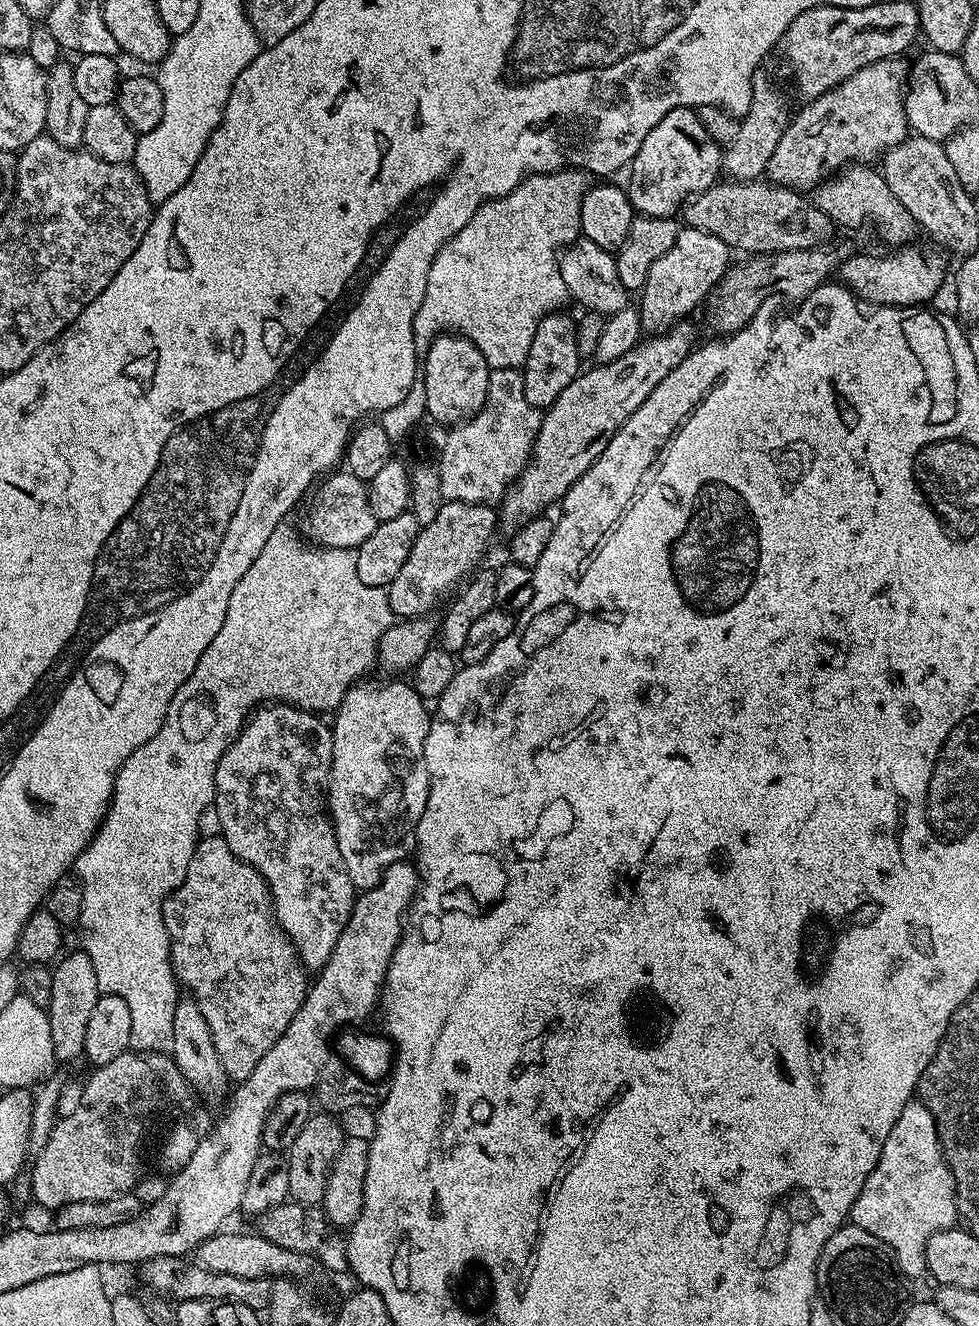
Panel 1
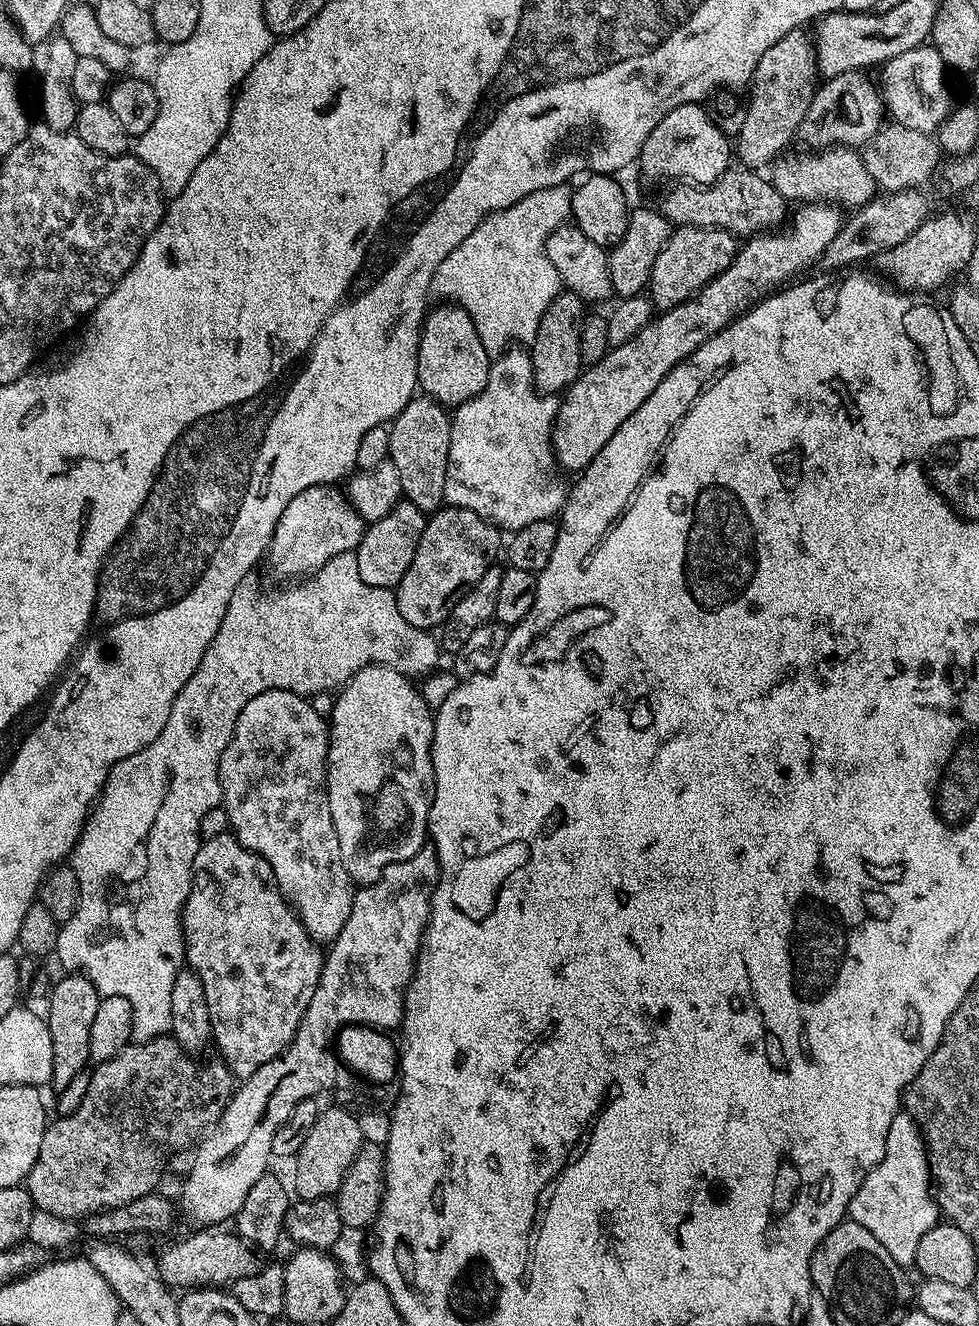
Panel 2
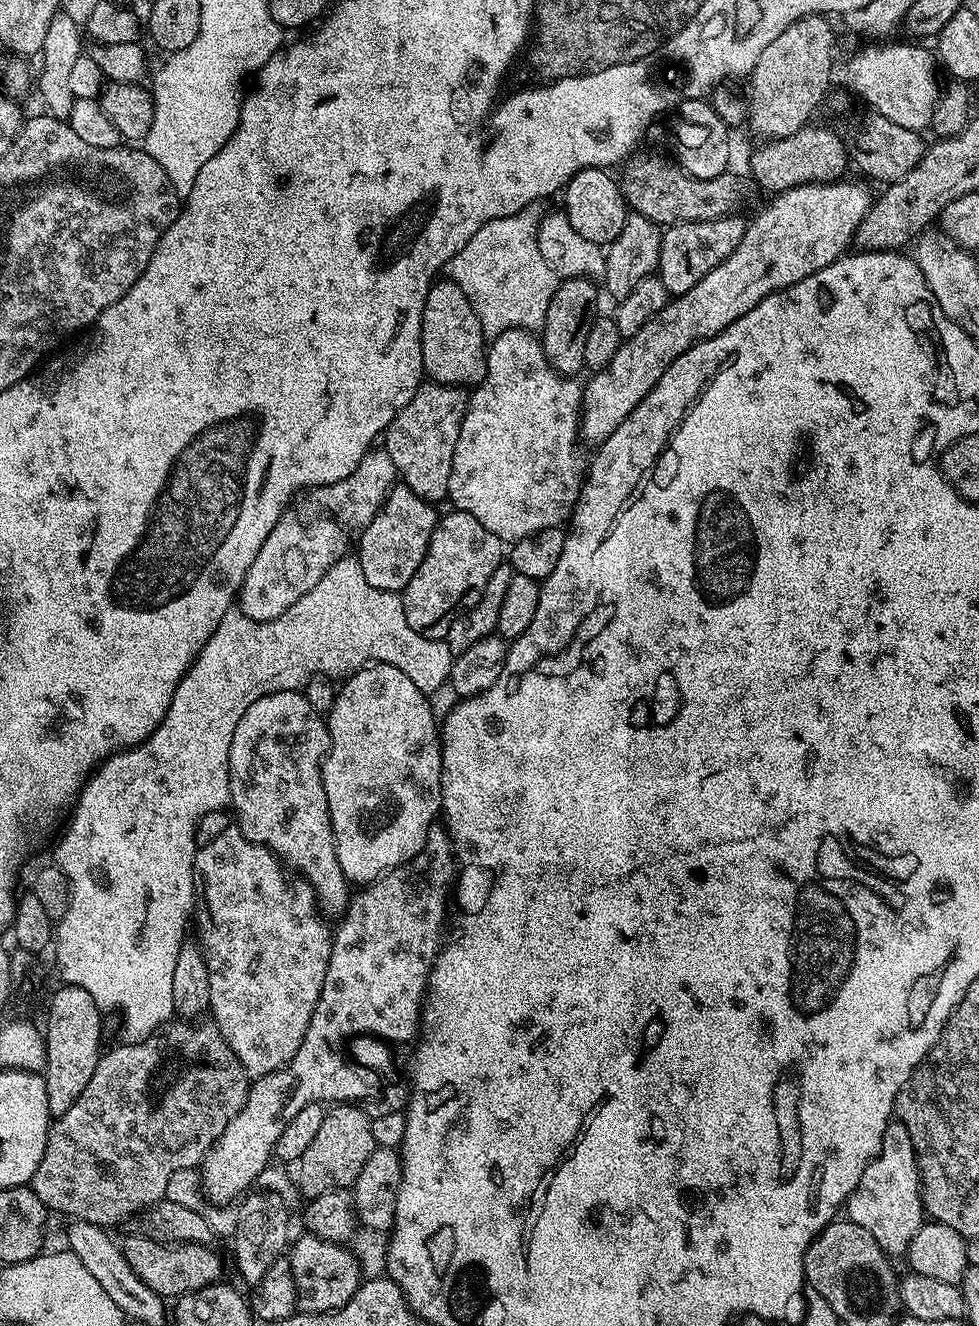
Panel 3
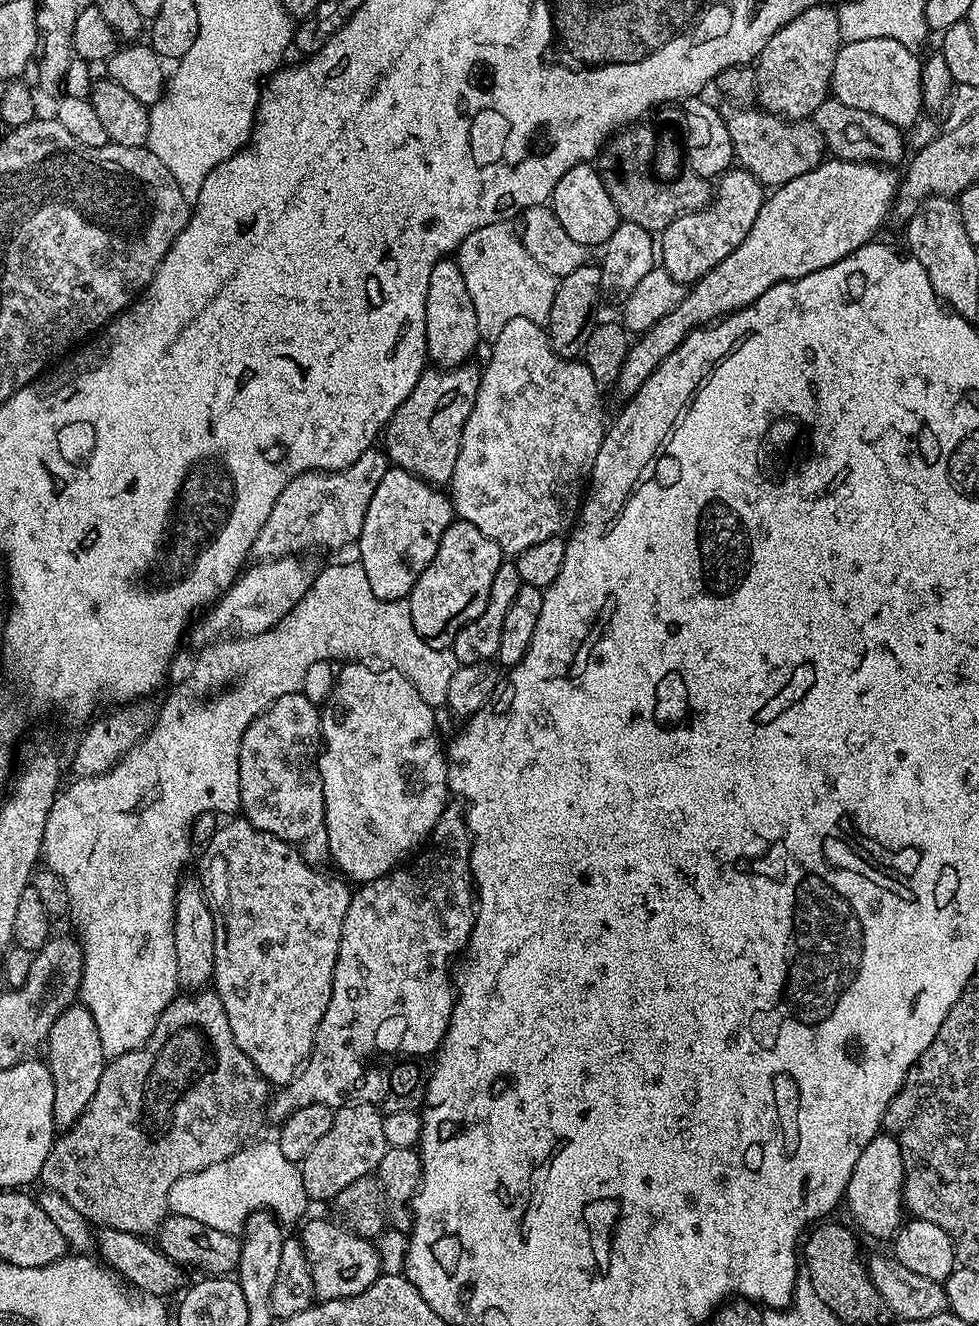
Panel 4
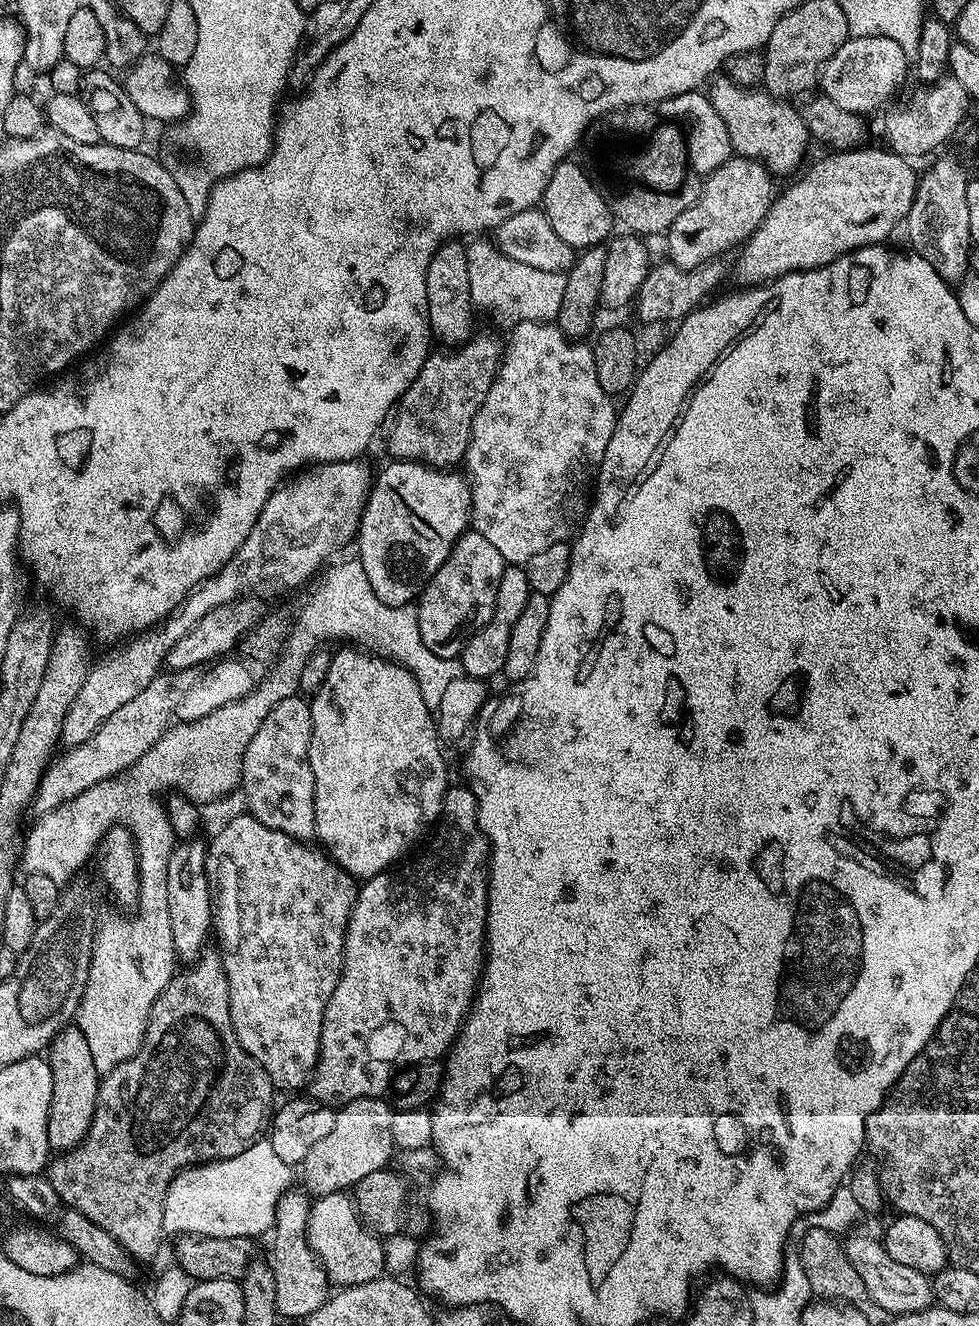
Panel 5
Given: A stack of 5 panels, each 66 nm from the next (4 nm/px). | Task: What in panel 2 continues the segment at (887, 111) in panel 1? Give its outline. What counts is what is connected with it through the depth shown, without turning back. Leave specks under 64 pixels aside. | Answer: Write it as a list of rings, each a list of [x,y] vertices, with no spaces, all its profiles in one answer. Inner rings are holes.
[[[863,71],[838,74],[827,77],[817,87],[798,133],[799,139],[812,147],[809,149],[823,150],[833,146],[859,149],[875,138],[885,123],[886,109],[879,87],[864,76],[867,75]]]

